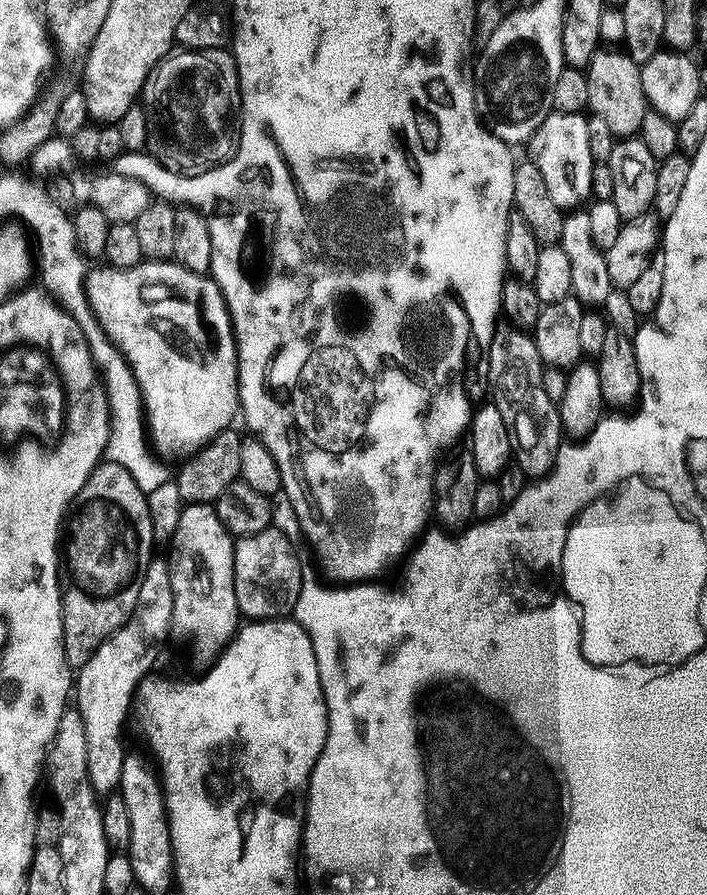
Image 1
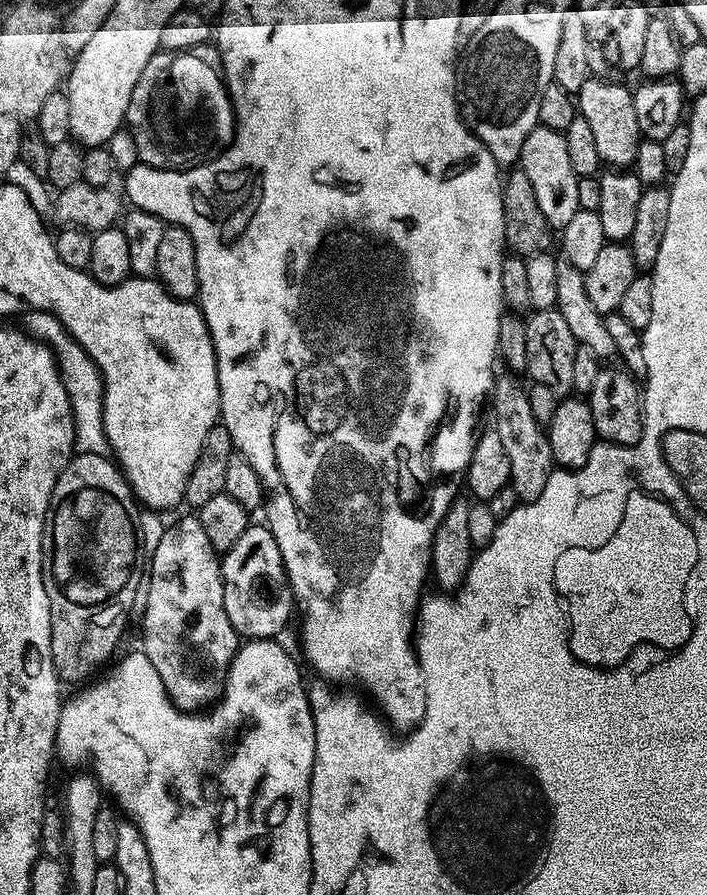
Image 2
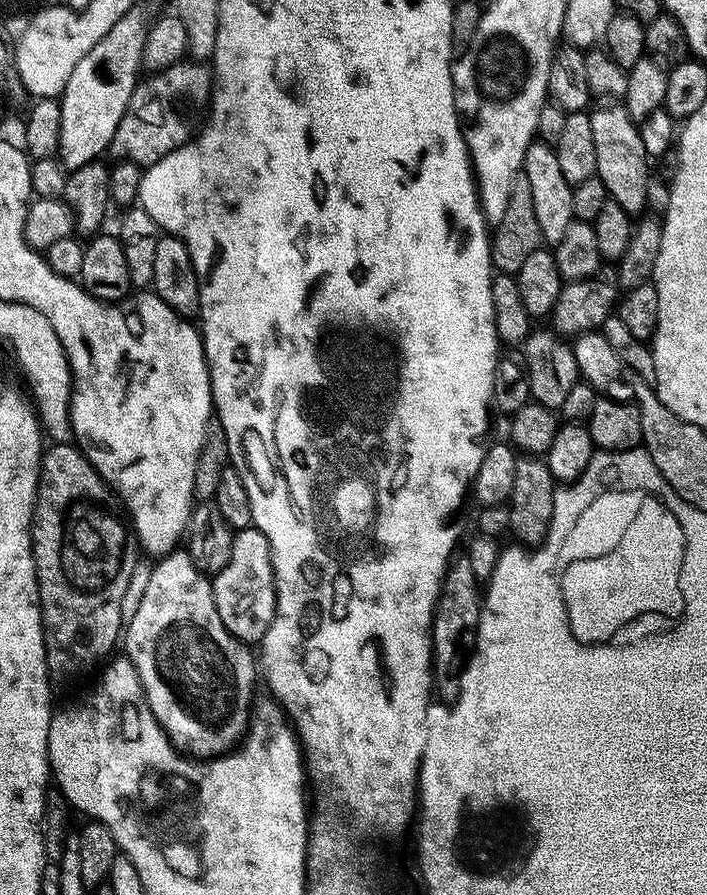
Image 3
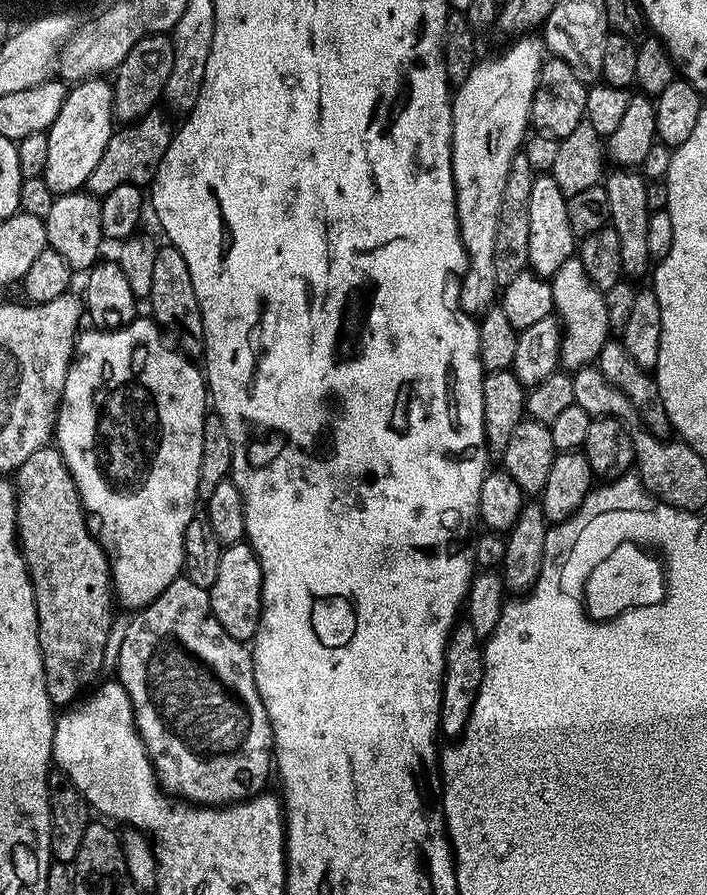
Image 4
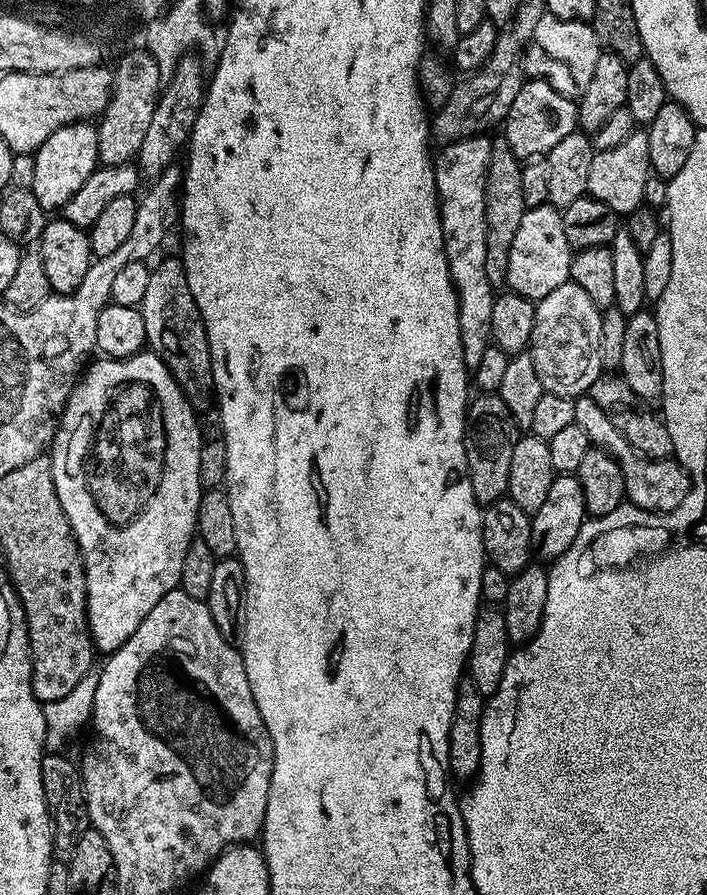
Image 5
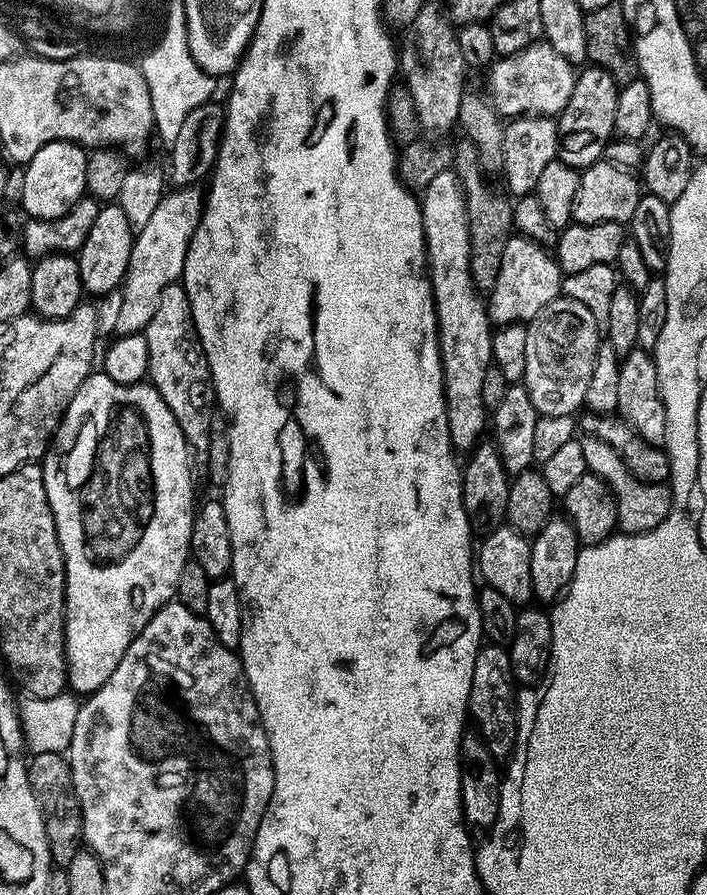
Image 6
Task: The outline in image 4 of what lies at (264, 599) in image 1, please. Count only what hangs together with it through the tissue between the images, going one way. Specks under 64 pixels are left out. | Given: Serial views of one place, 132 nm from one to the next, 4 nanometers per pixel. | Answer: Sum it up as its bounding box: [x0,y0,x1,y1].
[208,542,262,642]

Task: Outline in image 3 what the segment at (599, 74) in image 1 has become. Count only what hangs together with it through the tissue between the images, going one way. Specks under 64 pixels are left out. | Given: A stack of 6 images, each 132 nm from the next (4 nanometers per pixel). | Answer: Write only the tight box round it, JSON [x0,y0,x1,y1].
[590,103,650,218]

